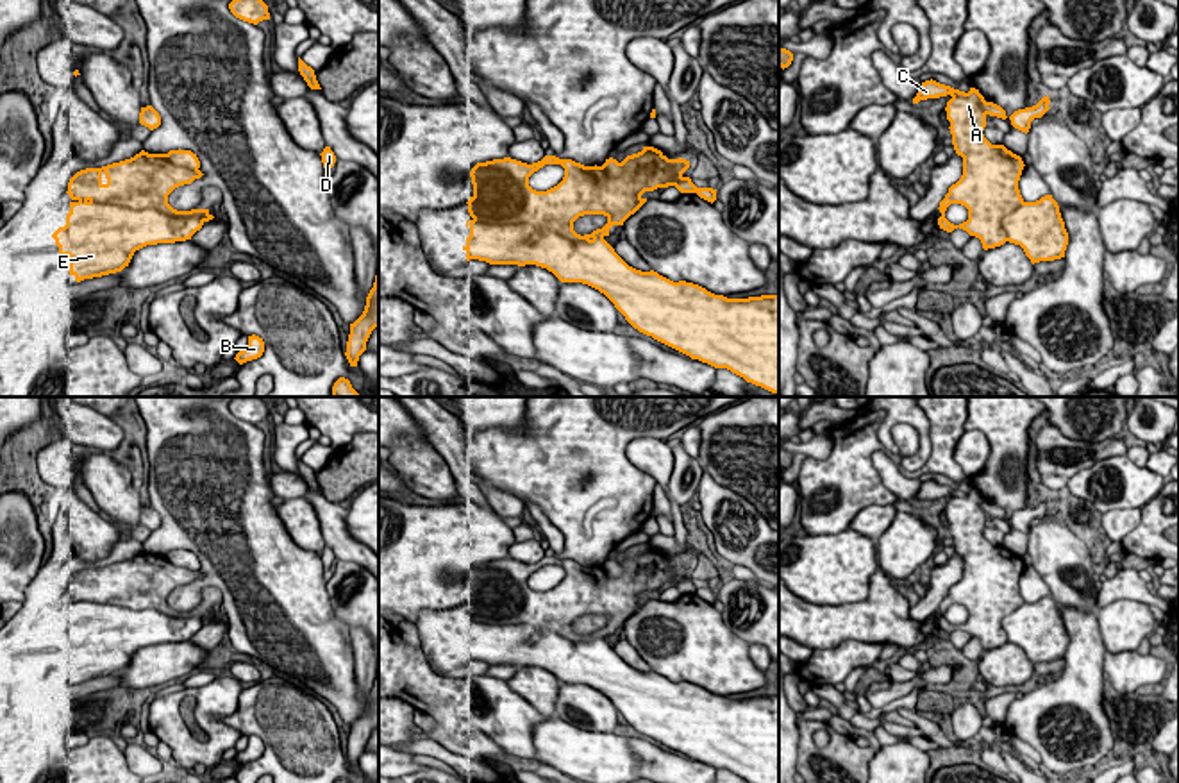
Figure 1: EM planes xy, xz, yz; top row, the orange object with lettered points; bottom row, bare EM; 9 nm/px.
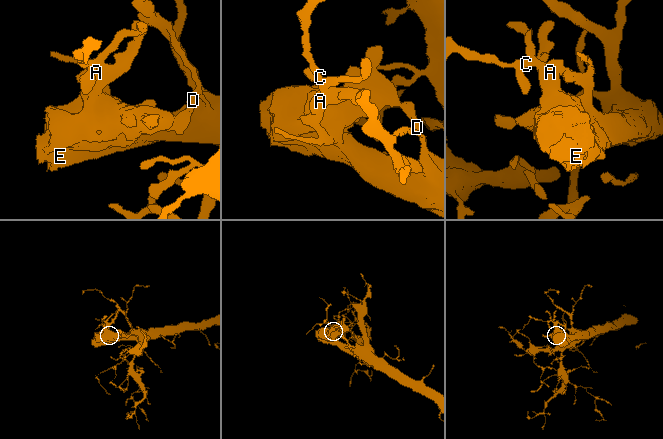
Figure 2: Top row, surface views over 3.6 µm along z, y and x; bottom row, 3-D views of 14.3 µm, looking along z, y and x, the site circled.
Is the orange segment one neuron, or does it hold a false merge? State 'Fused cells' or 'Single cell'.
Fused cells

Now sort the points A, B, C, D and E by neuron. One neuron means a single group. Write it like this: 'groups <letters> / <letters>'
groups A / B C D E

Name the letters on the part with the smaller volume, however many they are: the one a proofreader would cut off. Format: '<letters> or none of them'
A

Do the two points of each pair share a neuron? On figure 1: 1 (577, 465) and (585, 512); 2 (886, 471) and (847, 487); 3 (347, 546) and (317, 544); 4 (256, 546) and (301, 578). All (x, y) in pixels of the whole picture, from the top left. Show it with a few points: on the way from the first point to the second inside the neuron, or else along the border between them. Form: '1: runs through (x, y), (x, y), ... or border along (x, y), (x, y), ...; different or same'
1: runs through (576, 476), (585, 501); same
2: border along (876, 449), (872, 467), (881, 483), (897, 499); different
3: border along (311, 505), (326, 546); different
4: runs through (267, 556), (290, 578); same

